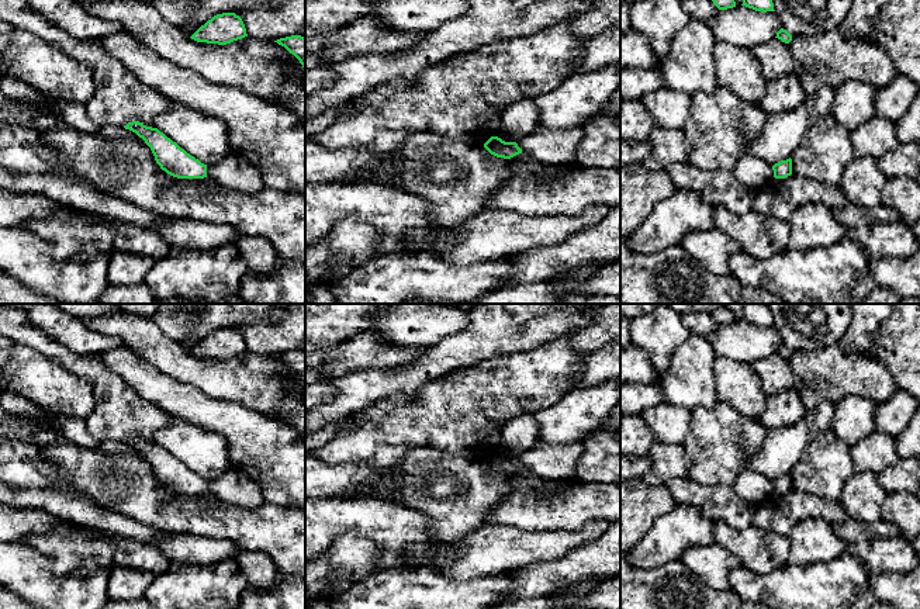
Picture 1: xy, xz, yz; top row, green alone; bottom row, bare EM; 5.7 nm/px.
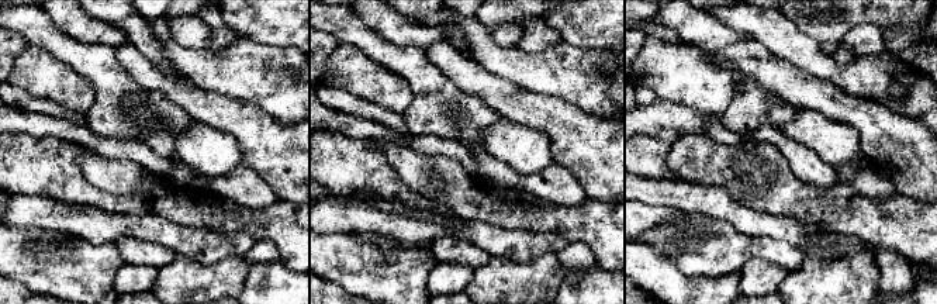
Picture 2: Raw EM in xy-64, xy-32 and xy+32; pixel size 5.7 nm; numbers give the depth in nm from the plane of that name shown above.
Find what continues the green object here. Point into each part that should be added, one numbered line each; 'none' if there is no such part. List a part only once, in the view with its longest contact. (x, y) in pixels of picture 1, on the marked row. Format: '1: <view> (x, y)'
1: xy (232, 172)

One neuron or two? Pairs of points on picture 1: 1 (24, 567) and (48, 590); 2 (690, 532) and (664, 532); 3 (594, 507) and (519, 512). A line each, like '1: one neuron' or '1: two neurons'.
1: one neuron
2: one neuron
3: one neuron

